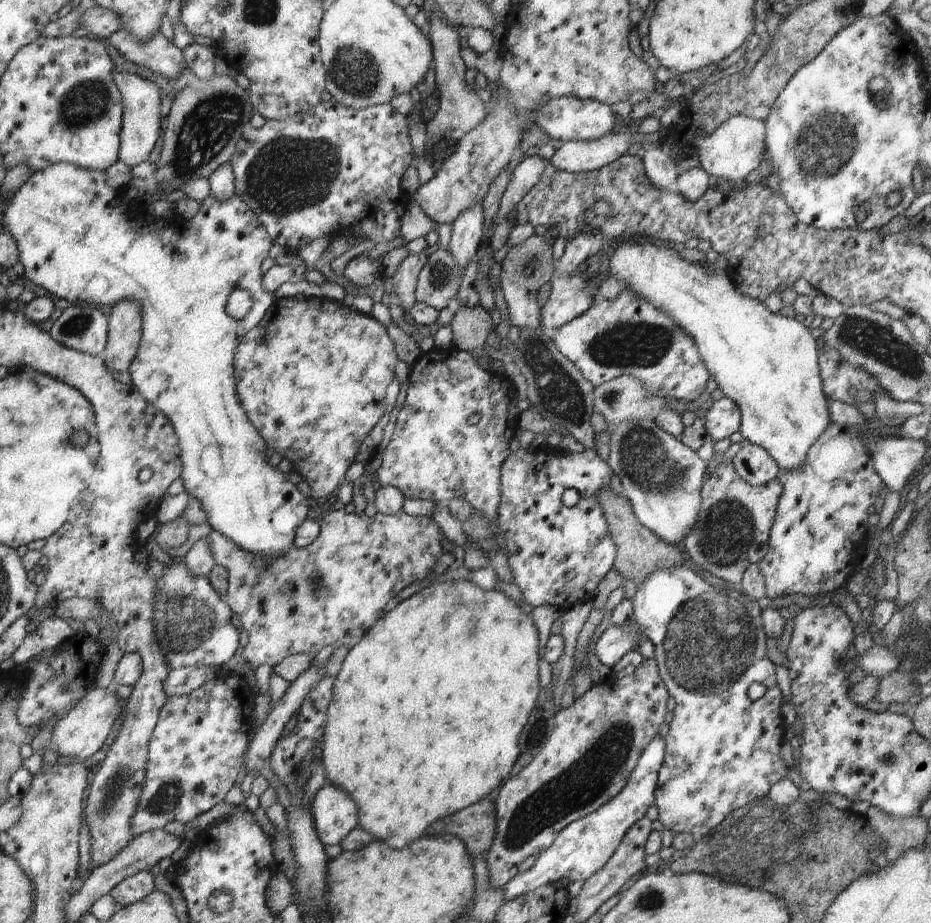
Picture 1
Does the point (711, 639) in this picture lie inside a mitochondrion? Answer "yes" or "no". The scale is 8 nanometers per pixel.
yes

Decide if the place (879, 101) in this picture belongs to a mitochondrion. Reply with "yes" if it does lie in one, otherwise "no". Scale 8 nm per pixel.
yes

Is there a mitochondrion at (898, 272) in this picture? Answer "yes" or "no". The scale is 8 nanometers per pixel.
no

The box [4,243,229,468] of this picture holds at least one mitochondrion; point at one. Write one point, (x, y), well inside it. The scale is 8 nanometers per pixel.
(79, 324)

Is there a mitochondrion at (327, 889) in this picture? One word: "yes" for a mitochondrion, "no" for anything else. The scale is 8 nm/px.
no

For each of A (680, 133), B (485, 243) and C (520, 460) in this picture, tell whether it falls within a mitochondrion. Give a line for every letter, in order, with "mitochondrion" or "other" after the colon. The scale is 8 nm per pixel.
A: other
B: other
C: other

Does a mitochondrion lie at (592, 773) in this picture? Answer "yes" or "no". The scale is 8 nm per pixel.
yes

